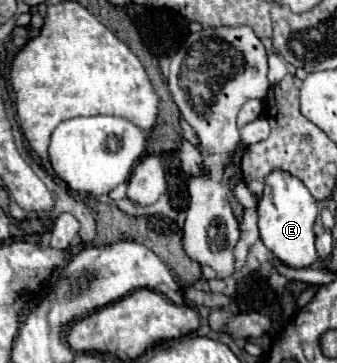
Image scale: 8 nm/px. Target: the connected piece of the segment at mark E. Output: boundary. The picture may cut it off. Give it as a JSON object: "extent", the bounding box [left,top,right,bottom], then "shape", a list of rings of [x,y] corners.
{"extent":[258,171,318,269],"shape":[[[286,171],[270,173],[266,177],[264,195],[258,201],[258,215],[260,239],[278,261],[294,269],[304,269],[316,263],[318,253],[314,247],[314,221],[318,217],[318,203],[298,177],[292,177]]]}

